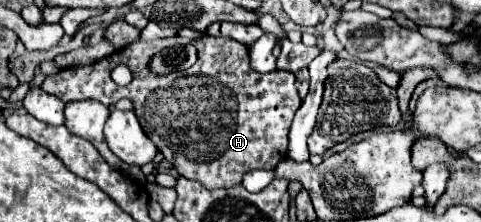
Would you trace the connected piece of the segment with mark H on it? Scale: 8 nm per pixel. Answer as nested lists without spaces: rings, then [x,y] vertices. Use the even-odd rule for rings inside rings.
[[[204,35],[192,41],[192,45],[198,49],[198,61],[184,73],[168,73],[168,75],[150,73],[148,71],[148,61],[152,55],[150,43],[136,41],[92,65],[68,67],[60,69],[56,75],[48,75],[42,83],[42,89],[50,95],[56,95],[64,103],[94,99],[110,107],[122,97],[130,99],[134,103],[134,113],[144,133],[154,141],[164,159],[170,161],[180,175],[202,183],[202,187],[206,189],[234,187],[242,181],[242,175],[250,169],[272,171],[282,159],[286,159],[290,123],[302,103],[294,85],[294,75],[288,71],[272,71],[264,75],[256,73],[250,67],[248,47],[230,37]],[[120,63],[128,65],[132,71],[132,83],[126,87],[120,87],[110,79],[110,71]]]

